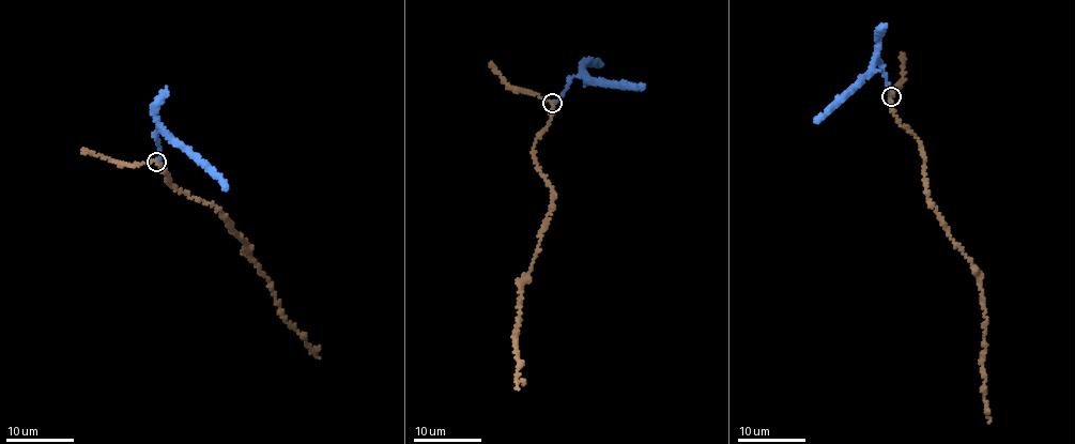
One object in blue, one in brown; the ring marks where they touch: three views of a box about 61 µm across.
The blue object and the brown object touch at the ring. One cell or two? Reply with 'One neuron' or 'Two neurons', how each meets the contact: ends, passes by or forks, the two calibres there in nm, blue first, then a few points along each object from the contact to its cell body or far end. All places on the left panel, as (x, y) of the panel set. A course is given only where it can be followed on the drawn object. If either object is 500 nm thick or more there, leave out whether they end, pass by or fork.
One neuron. At the ring blue ends. At the ring brown passes by. Thickness 240 nm (blue) against 160 nm. Course of blue: (156, 159), (158, 148), (155, 134), (160, 131), (209, 164), (228, 188). Course of brown: (156, 162), (169, 184), (220, 211), (230, 230), (246, 244), (258, 272), (270, 281), (285, 322), (319, 358)

